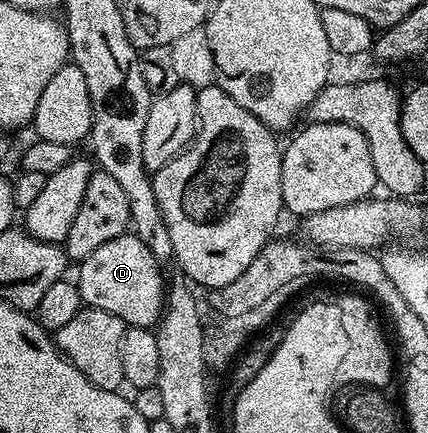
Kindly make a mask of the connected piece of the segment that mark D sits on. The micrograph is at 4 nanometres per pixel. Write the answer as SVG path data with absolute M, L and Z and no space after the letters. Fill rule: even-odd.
M126 233L99 245L91 257L80 260L78 267L75 282L84 306L103 309L130 327L156 328L165 310L167 282L161 276L162 264L137 235Z

